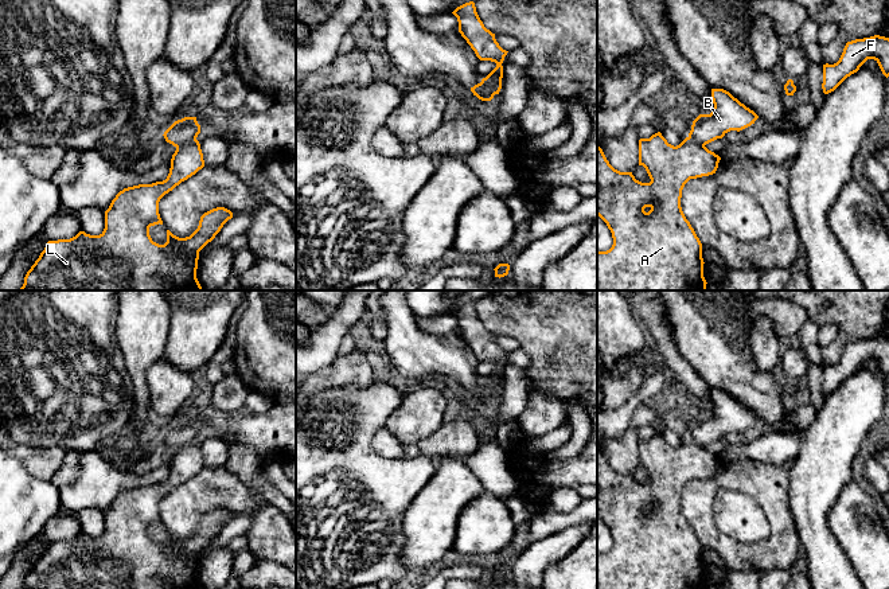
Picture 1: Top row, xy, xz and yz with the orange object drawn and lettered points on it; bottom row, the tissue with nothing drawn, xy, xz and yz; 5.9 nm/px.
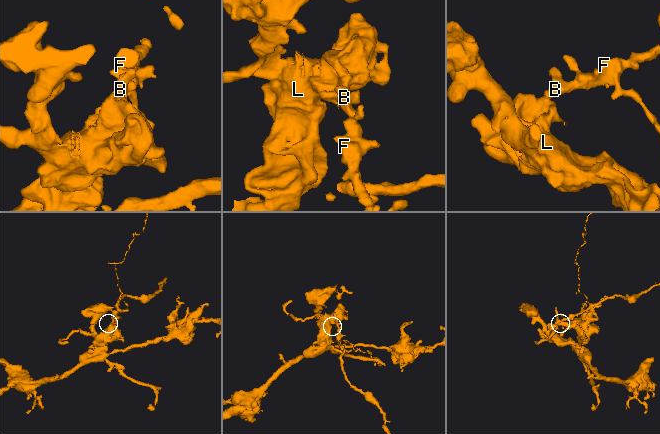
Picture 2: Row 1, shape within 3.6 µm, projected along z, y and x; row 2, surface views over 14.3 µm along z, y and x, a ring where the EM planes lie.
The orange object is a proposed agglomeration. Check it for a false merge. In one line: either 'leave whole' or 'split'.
split

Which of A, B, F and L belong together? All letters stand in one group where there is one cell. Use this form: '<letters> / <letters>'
A L / B F

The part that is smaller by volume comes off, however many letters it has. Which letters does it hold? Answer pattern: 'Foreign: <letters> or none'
Foreign: B, F

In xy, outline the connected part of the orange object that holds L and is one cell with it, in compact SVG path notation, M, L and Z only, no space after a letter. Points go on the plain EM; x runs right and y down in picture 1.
M198 441L178 448L172 456L169 475L165 481L128 488L116 496L105 512L105 530L100 537L79 533L70 541L48 542L39 559L27 573L22 589L202 589L196 580L199 553L233 519L233 514L225 508L212 510L200 518L198 530L190 538L179 539L167 531L164 546L152 542L149 528L163 526L159 515L160 500L203 468L203 455Z

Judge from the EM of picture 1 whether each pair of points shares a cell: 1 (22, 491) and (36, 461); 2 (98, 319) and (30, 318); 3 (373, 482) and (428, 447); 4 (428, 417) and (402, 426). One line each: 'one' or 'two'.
1: two
2: one
3: two
4: one

